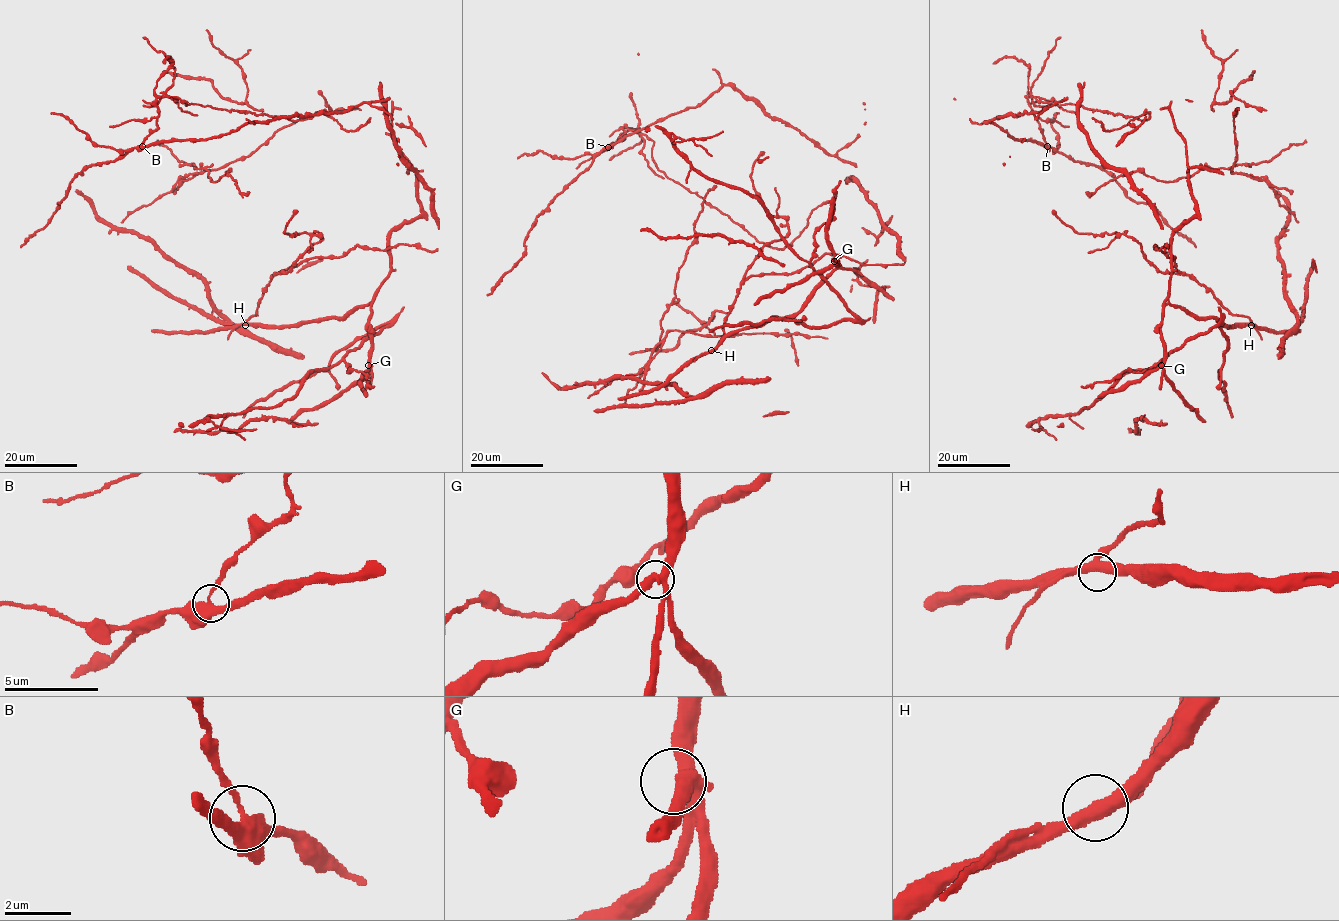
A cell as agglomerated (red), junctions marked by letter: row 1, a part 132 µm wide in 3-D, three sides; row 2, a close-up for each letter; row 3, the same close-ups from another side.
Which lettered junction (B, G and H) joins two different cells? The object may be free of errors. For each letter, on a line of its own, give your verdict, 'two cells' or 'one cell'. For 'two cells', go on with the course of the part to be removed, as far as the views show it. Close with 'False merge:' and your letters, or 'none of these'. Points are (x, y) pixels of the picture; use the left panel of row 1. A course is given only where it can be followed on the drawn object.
B: two cells; foreign part runs (141, 146), (157, 128), (157, 96), (291, 120), (318, 113), (348, 131), (371, 117)
G: one cell
H: one cell
False merge: B

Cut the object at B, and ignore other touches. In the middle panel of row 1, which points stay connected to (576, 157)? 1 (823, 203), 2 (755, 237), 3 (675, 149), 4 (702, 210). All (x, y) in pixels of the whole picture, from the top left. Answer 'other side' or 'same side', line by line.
1: other side
2: other side
3: same side
4: same side

